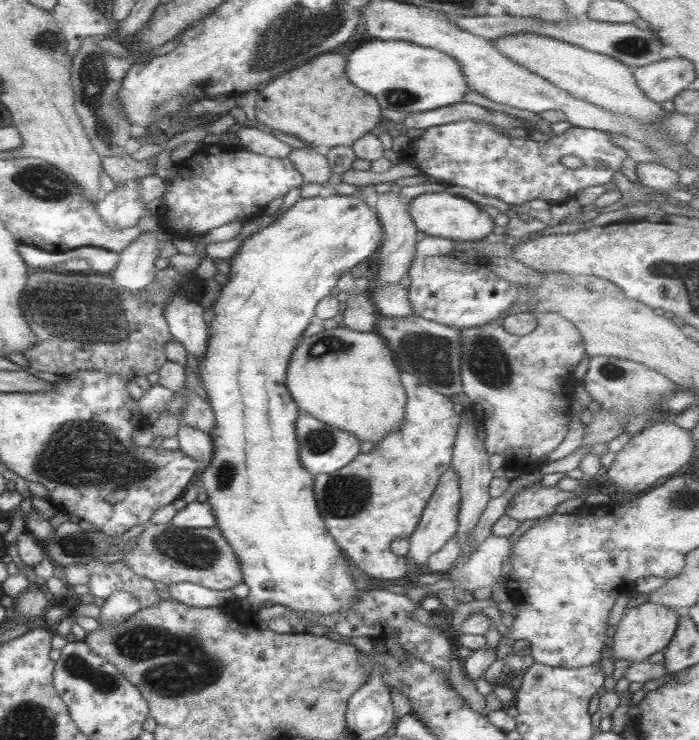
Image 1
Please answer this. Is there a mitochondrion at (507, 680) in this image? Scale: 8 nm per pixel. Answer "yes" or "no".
no

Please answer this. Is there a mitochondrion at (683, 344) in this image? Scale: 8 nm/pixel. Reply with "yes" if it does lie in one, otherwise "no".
no

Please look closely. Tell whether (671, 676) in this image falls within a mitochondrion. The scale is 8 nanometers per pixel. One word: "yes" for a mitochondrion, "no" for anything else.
no

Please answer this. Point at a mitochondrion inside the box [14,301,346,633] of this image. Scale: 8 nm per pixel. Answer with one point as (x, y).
(80, 456)

